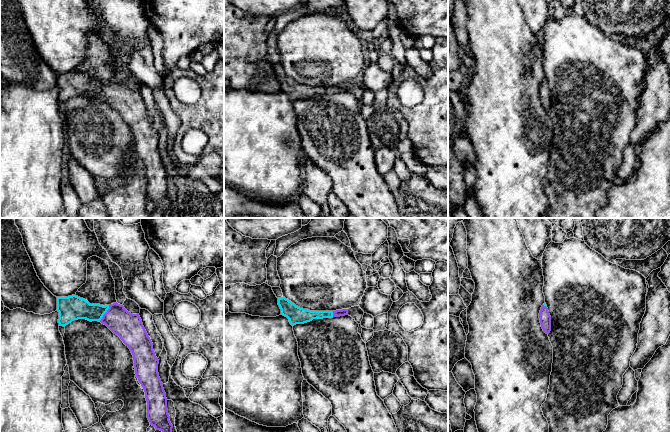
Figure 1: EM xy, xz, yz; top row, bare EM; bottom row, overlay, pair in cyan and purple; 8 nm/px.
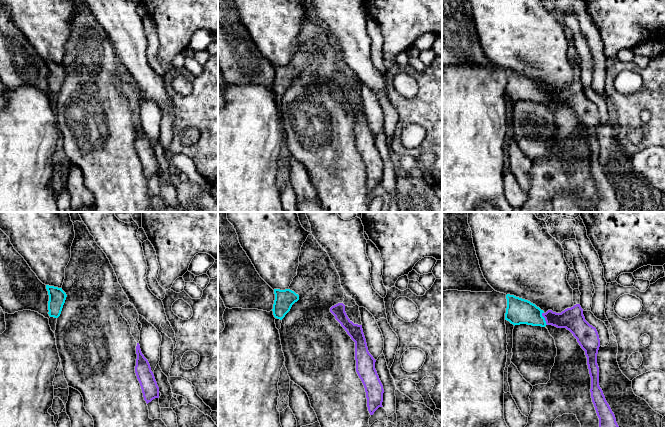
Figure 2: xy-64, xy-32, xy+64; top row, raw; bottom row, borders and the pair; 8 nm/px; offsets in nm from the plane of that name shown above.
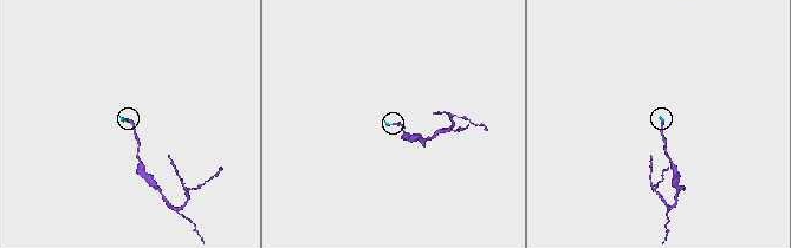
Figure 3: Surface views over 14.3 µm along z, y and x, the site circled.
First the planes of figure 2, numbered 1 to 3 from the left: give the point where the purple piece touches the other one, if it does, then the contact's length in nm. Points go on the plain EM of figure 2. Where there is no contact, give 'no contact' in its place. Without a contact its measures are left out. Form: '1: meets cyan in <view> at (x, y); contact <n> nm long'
1: no contact
2: no contact
3: meets cyan in xy+64 at (544, 94); contact 110 nm long

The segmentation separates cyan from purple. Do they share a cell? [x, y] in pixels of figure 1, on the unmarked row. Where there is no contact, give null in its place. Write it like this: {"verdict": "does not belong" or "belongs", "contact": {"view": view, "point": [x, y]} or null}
{"verdict": "belongs", "contact": {"view": "xy", "point": [105, 88]}}

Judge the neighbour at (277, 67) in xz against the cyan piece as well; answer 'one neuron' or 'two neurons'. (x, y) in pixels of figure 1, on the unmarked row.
one neuron

